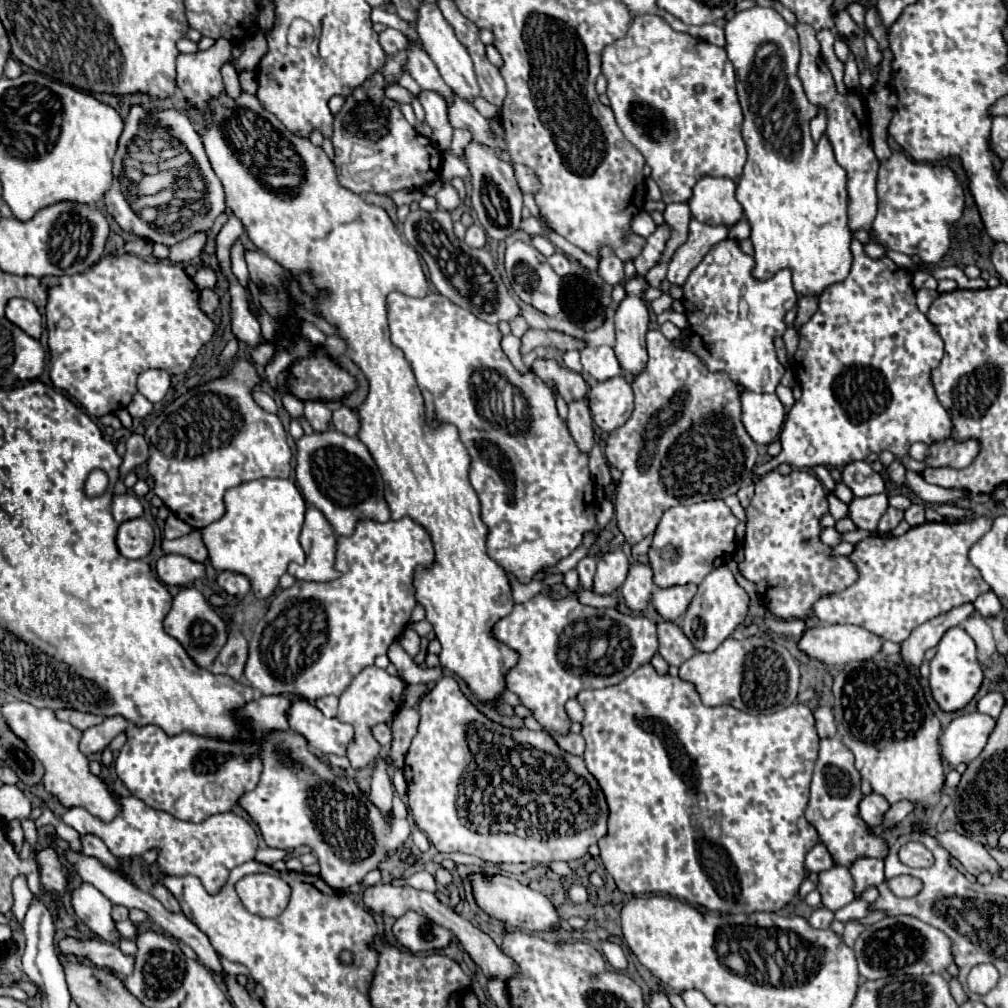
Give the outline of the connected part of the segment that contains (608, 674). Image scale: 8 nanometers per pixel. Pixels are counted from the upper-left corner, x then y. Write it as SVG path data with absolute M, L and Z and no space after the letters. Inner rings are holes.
M536 594L532 600L514 604L514 610L498 620L492 628L492 636L518 652L518 664L506 672L504 682L510 692L520 698L538 724L558 736L570 732L570 718L564 704L576 698L580 690L608 688L644 664L650 664L658 654L656 624L644 616L620 614L616 608L592 608L578 602L576 596L550 600L544 594ZM574 628L584 628L584 634L576 634ZM578 638L578 644L572 640Z

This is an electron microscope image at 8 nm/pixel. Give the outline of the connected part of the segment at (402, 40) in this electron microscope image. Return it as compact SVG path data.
M388 28L380 34L380 46L386 54L394 54L396 50L404 50L408 46L408 40L402 32L398 32L394 28Z

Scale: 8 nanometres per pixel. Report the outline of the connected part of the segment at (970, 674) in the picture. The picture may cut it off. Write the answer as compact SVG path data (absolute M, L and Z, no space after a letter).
M954 626L942 636L936 650L938 650L936 656L930 662L932 696L934 696L934 700L938 702L938 706L942 710L946 710L946 712L960 710L974 698L974 694L978 692L978 688L984 680L982 668L976 660L976 644L962 626Z

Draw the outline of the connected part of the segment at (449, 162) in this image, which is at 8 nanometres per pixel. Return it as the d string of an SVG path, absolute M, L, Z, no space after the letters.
M444 158L442 160L442 174L446 176L446 172L454 172L456 176L460 176L460 178L470 178L470 170L468 170L468 166L466 166L466 162L462 162L462 160L456 160L456 158Z

